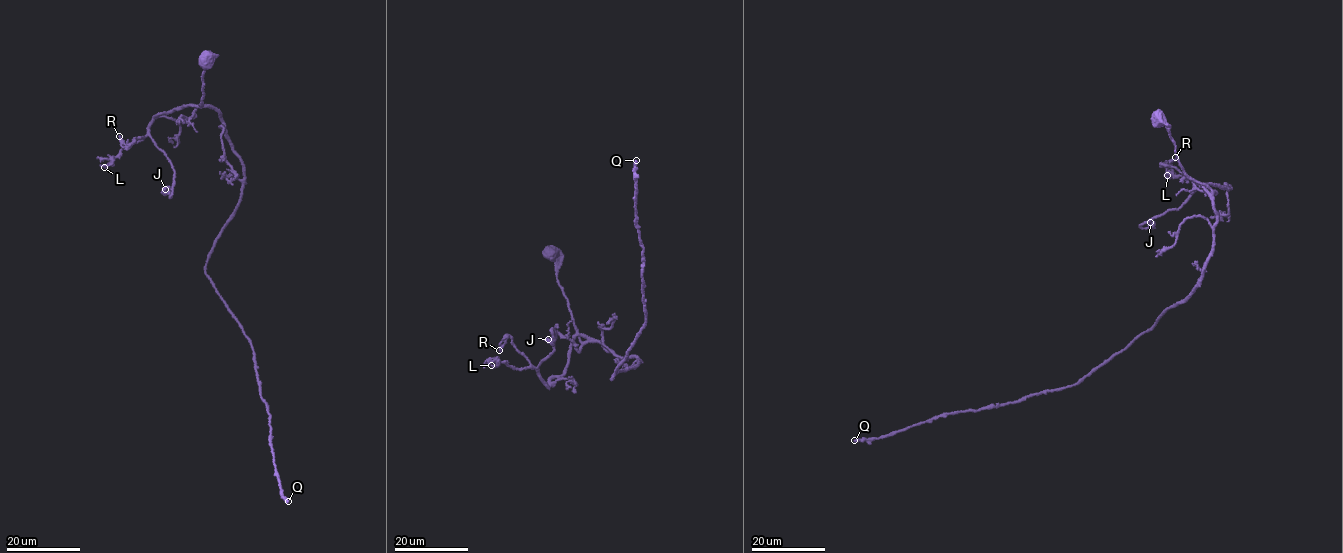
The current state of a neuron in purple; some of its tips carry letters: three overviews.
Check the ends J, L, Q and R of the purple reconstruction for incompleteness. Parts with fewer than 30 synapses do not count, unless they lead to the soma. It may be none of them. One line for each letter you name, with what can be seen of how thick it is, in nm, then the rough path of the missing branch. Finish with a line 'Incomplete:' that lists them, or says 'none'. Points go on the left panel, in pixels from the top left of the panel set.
Q: Thickness 480 nm
Incomplete: Q

